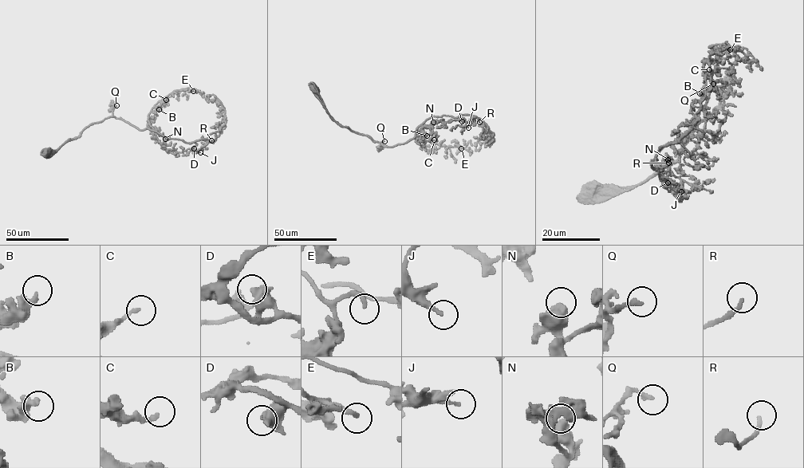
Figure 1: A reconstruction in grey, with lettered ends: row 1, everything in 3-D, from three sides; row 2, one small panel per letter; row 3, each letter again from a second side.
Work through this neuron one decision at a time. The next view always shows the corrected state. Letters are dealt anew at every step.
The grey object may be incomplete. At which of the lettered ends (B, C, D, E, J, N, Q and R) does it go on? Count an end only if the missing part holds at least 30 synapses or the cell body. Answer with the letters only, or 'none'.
J, R

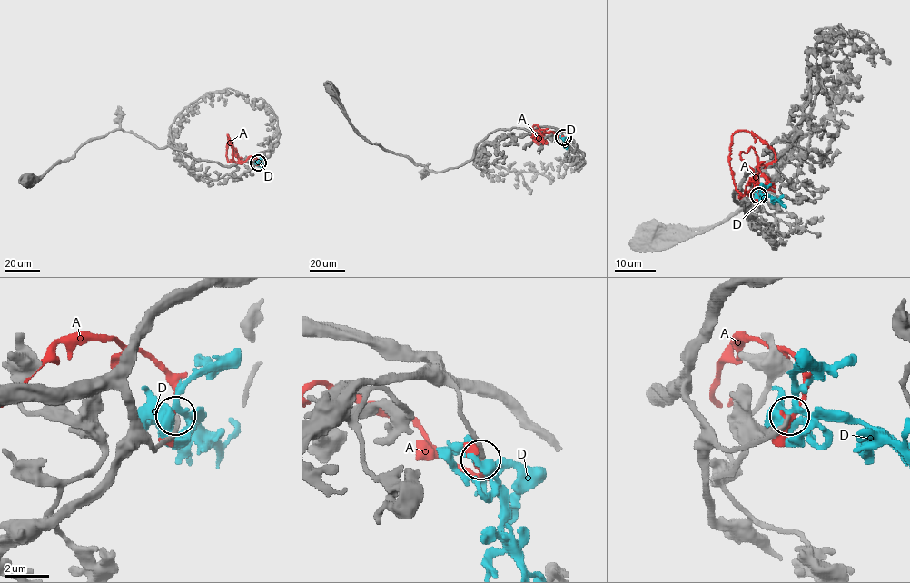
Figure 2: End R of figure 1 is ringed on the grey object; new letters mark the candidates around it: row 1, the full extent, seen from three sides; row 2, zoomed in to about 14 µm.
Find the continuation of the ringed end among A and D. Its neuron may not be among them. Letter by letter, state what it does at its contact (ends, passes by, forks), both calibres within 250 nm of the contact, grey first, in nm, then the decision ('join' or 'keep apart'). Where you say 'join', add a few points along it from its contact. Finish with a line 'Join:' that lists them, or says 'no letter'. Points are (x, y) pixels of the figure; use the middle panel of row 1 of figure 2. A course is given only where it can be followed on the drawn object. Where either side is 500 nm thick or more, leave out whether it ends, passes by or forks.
A: it passes by | 260/300 nm | keep apart
D: it passes by | 280/480 nm | keep apart
Join: no letter

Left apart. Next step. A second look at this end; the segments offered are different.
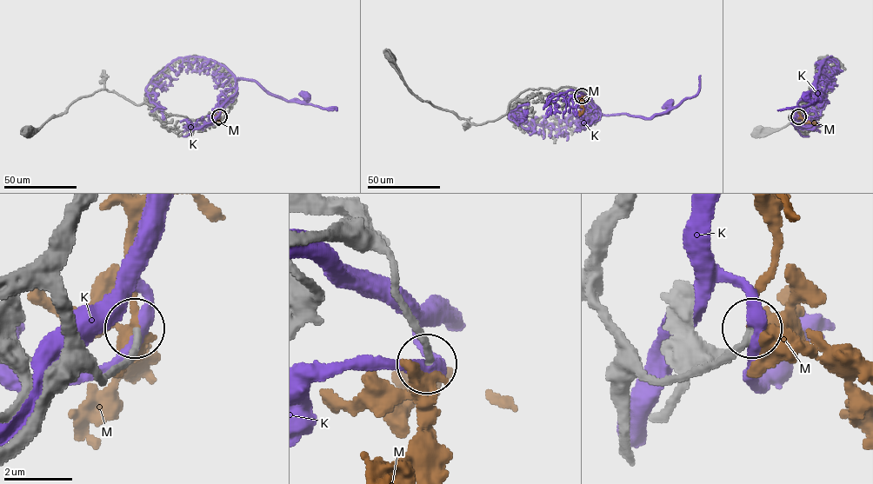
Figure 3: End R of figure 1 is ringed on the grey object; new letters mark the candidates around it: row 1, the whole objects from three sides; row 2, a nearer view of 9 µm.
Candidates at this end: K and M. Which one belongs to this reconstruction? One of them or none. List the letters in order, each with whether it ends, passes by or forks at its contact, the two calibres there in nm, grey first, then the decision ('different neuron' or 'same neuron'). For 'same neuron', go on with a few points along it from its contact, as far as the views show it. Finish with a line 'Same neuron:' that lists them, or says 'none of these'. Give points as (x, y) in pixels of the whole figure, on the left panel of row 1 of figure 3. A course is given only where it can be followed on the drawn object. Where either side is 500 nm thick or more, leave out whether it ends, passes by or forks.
K: it passes by; calibres 220 and 360 nm; different neuron
M: it passes by; calibres 190 and 320 nm; same neuron
Same neuron: M

